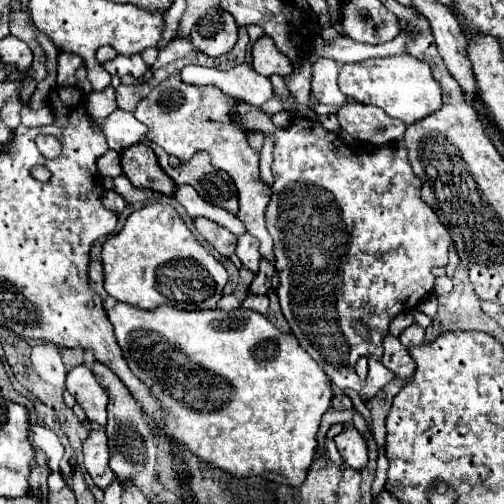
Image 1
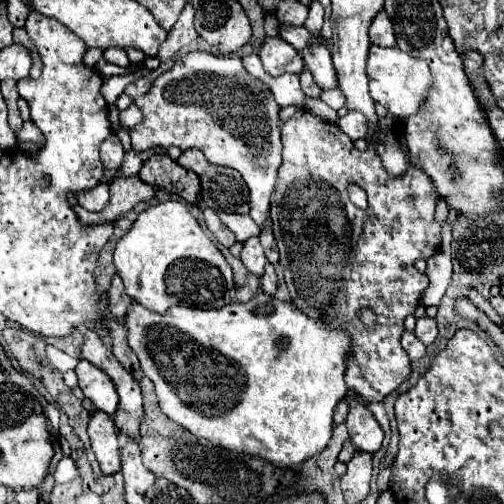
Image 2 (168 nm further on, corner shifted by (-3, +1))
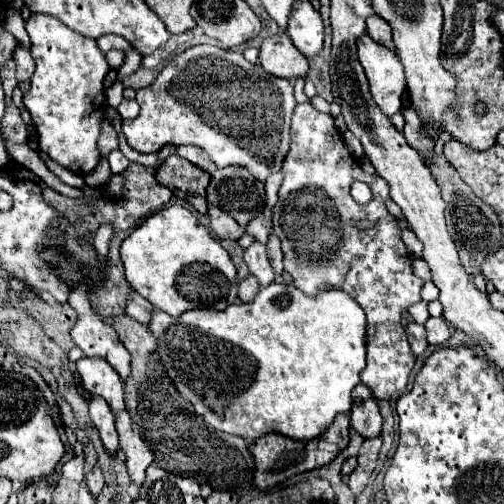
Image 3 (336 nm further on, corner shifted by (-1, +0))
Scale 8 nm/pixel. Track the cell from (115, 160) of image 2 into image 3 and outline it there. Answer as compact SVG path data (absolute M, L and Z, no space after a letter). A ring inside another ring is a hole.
M103 120L101 136L99 136L99 152L101 152L101 156L107 158L117 146L119 146L119 138L117 138L115 128L109 124L109 120Z

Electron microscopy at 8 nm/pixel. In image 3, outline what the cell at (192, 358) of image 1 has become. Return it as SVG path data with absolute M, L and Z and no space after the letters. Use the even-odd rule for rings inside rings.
M275 282L267 288L261 288L253 302L233 304L221 312L219 310L187 310L179 318L171 318L169 314L155 310L151 314L151 322L147 328L157 338L155 352L159 356L161 366L165 368L165 374L169 376L169 380L173 380L173 386L181 394L181 398L193 406L193 412L197 416L201 416L207 422L207 426L211 426L213 430L225 432L225 434L239 436L247 442L253 442L271 432L283 434L291 440L309 442L309 440L319 438L333 424L333 418L337 414L351 408L351 390L361 382L359 372L365 368L365 324L367 324L367 320L365 320L365 312L361 310L361 306L341 290L327 290L327 292L321 292L317 298L309 298L309 296L301 294L295 286L285 286L285 284Z

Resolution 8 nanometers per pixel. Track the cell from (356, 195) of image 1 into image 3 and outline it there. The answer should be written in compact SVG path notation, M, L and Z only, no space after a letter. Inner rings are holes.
M297 104L291 122L291 148L283 160L283 182L279 188L279 200L273 208L273 234L281 240L285 272L291 274L293 284L307 296L317 296L325 290L347 292L367 314L367 366L361 372L361 382L371 388L377 400L401 394L407 388L409 374L415 364L415 356L409 348L401 318L409 306L421 300L419 292L423 280L411 270L413 256L401 240L401 226L389 214L385 202L389 200L389 184L377 174L365 174L355 158L349 156L341 132L333 126L329 114L317 112L311 104ZM355 180L369 184L373 198L367 206L355 204L349 196L349 188ZM367 220L371 228L359 230L357 222Z

